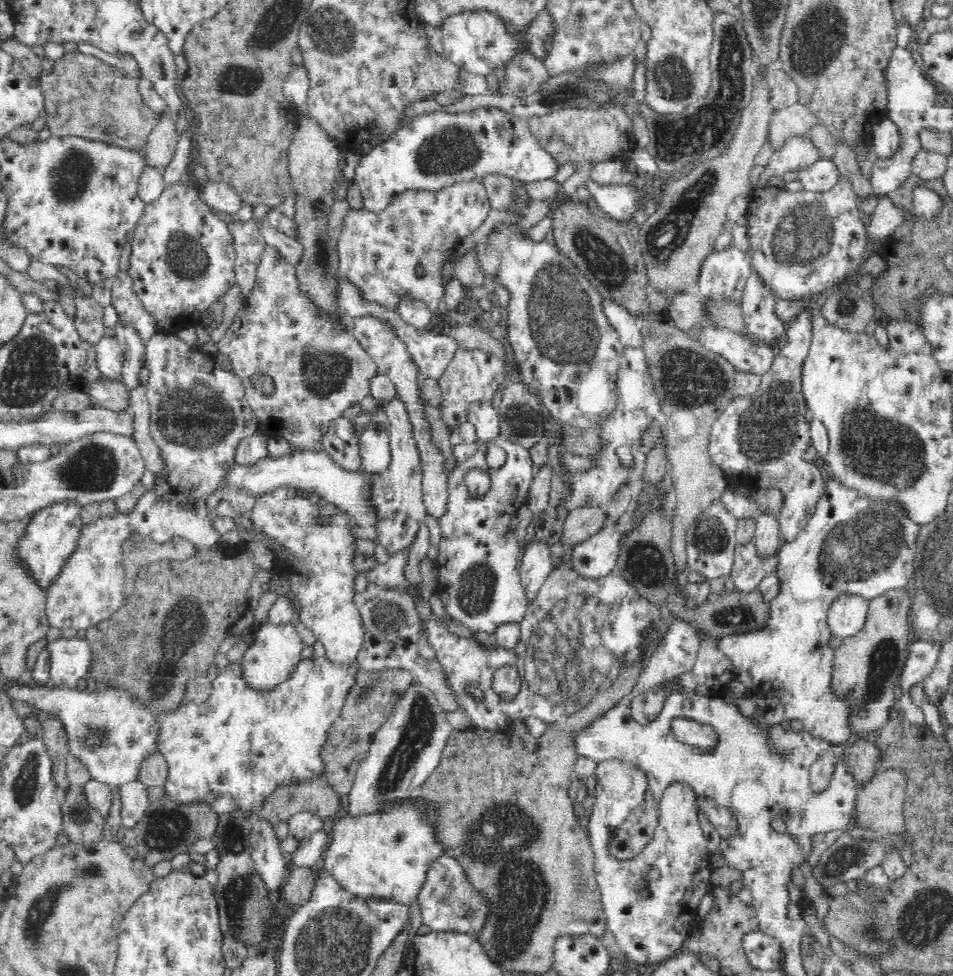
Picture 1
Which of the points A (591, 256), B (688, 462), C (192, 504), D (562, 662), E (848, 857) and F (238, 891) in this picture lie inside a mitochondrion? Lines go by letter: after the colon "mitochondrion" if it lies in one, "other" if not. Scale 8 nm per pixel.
A: mitochondrion
B: other
C: other
D: mitochondrion
E: mitochondrion
F: mitochondrion

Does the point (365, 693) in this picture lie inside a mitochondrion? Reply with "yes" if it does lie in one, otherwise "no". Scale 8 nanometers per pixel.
yes

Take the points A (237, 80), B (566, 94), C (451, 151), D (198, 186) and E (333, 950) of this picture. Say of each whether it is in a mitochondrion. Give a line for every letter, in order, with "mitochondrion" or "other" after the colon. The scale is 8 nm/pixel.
A: mitochondrion
B: mitochondrion
C: mitochondrion
D: other
E: mitochondrion

